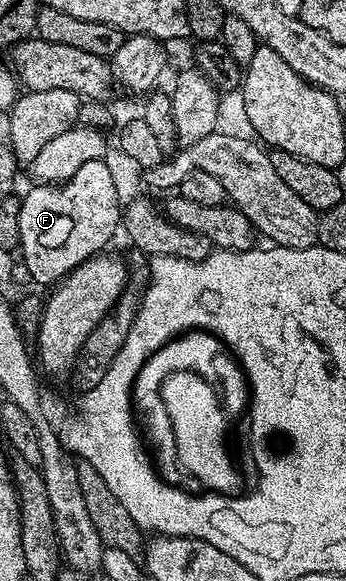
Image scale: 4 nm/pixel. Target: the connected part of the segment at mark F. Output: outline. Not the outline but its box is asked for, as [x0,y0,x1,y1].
[18,159,124,285]

